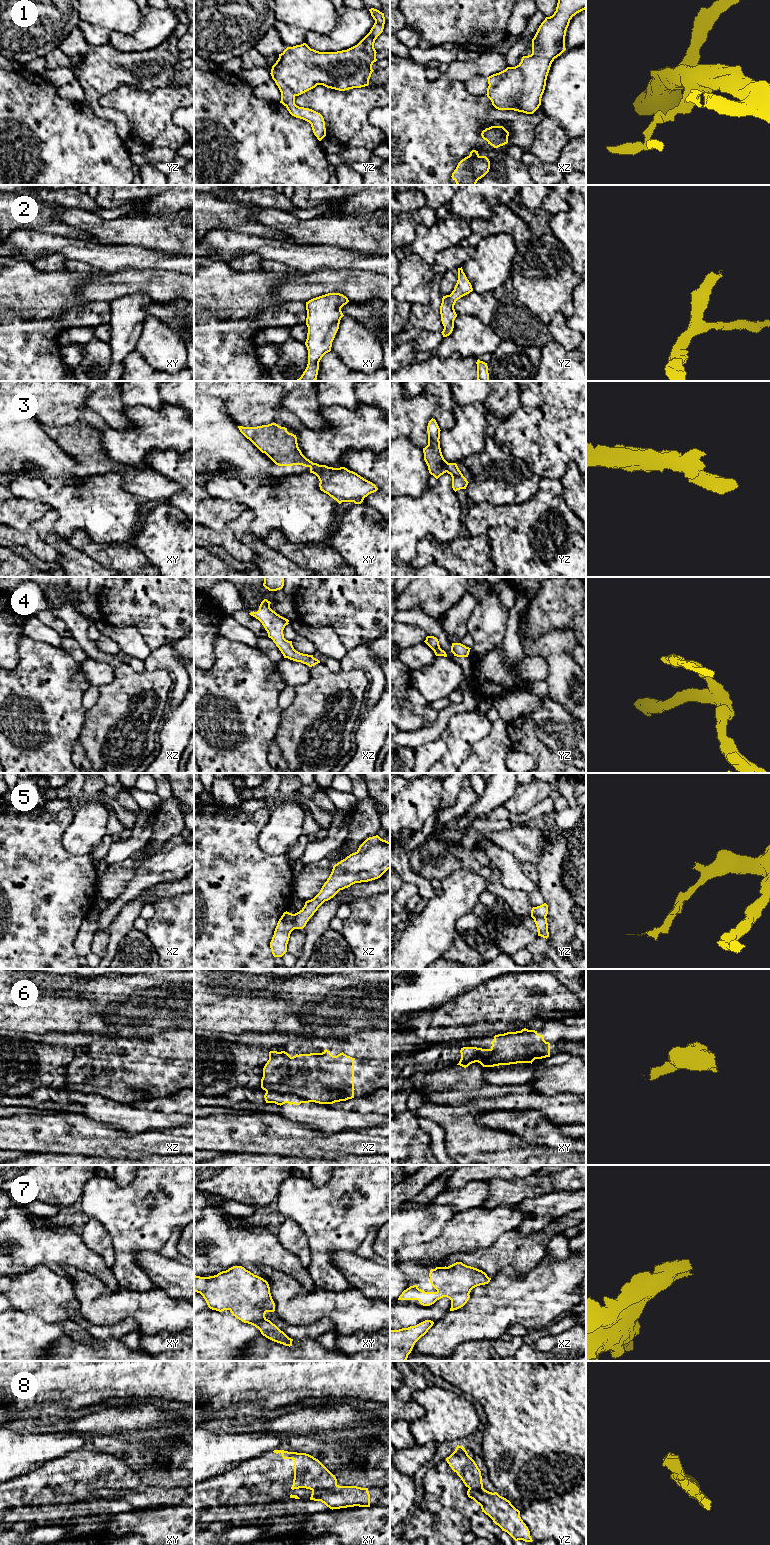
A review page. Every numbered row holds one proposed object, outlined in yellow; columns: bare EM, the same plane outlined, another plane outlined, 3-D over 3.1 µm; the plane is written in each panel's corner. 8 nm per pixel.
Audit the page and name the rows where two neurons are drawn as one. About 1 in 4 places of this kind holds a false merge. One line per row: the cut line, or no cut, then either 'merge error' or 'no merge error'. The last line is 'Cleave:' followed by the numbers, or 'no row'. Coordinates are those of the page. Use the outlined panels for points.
1: no cut; no merge error
2: no cut; no merge error
3: no cut; no merge error
4: no cut; no merge error
5: cut in xz along (294, 914), (293, 928); merge error
6: cut in xz along (266, 1091), (294, 1094), (309, 1101); merge error
7: no cut; no merge error
8: cut in xy along (337, 1485), (331, 1488), (312, 1490); merge error
Cleave: 5, 6, 8

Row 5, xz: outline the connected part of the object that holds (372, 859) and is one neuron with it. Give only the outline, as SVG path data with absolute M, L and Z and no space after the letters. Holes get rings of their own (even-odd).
M378 835L367 838L355 853L333 866L320 892L294 914L294 929L303 929L318 908L340 890L380 878L390 869L390 842Z

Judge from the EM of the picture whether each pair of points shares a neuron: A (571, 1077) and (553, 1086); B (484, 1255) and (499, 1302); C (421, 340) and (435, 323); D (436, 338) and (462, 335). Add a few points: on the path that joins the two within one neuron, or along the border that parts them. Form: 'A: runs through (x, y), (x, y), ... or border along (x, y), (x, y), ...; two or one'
A: runs through (567, 1078), (561, 1078), (557, 1082); one
B: border along (516, 1270), (512, 1266), (506, 1266), (493, 1276); two
C: border along (422, 329), (440, 332); two
D: border along (444, 337), (433, 350); two

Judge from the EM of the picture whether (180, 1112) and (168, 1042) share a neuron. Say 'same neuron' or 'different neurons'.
different neurons

